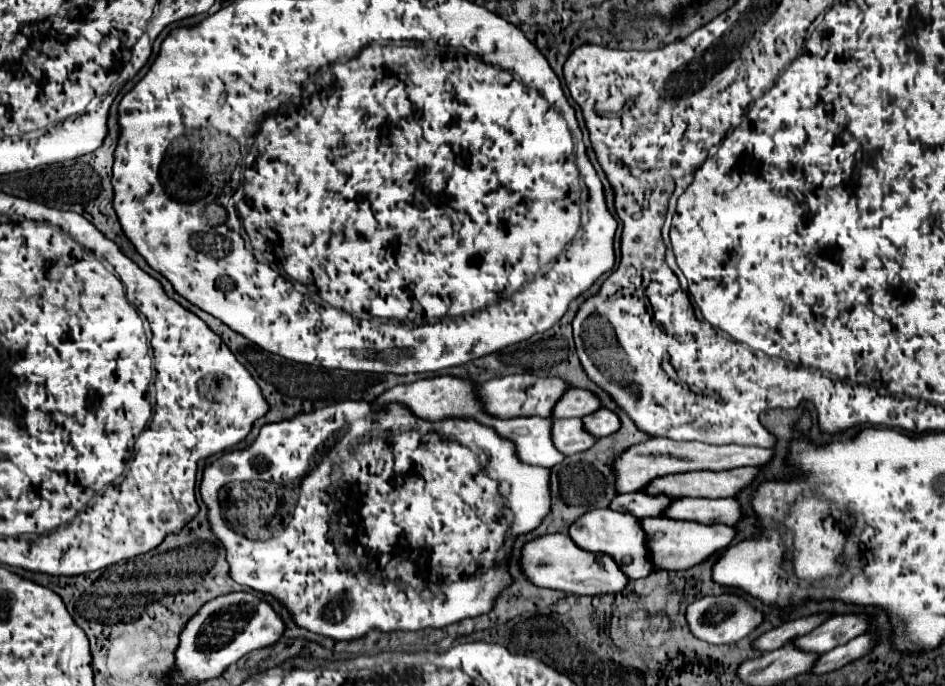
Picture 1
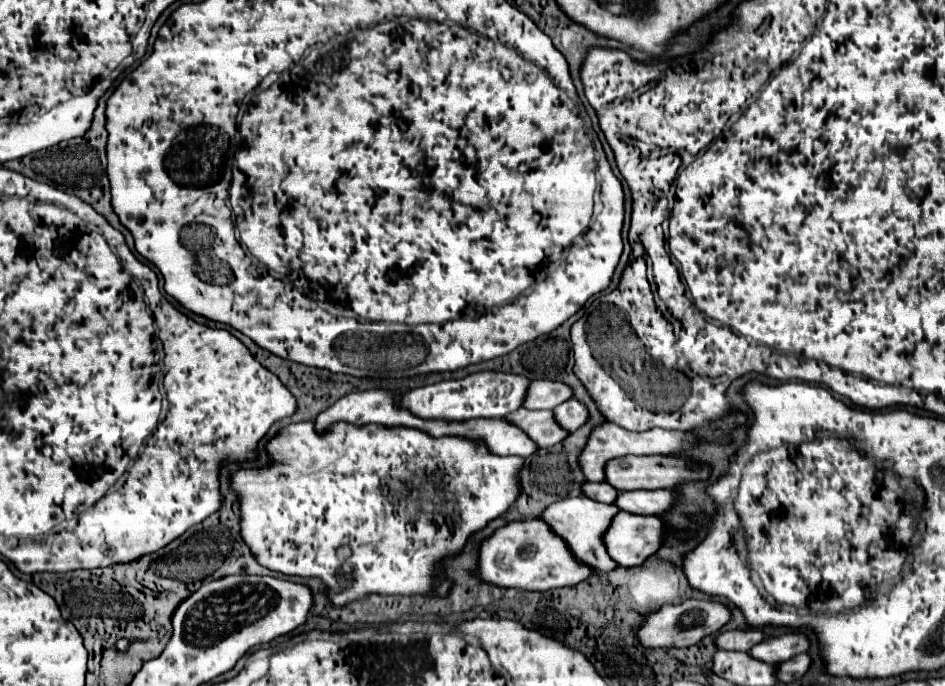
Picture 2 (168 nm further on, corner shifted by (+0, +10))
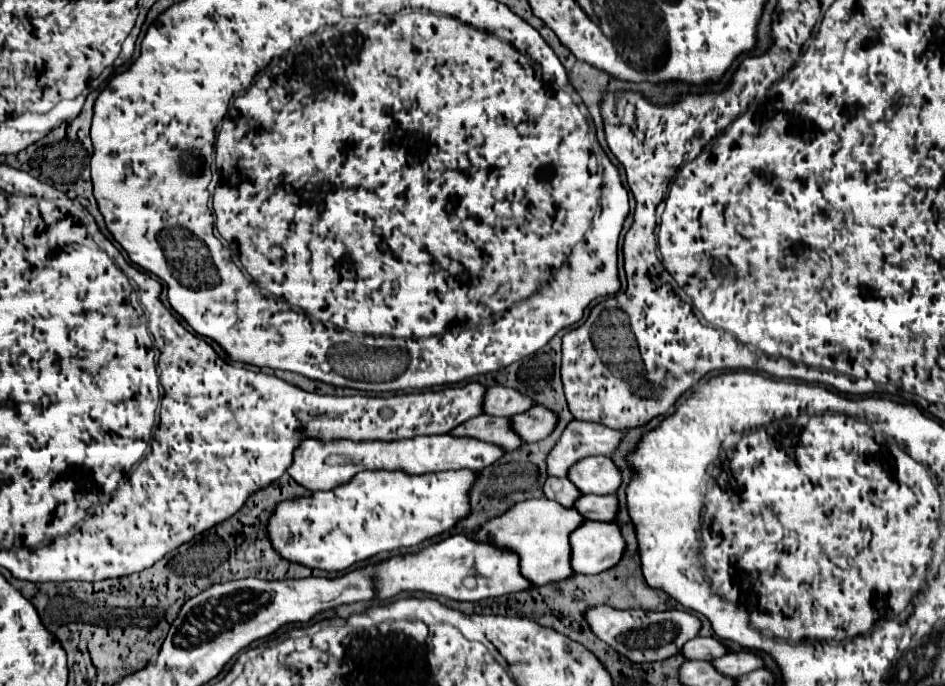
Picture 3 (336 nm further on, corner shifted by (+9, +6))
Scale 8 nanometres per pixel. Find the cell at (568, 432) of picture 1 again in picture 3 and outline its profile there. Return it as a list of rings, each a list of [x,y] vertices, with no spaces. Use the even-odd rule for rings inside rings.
[[[476,416],[464,424],[460,424],[458,428],[454,428],[450,434],[454,436],[472,436],[484,442],[494,442],[504,446],[506,450],[514,450],[520,448],[520,444],[524,444],[516,432],[512,432],[510,428],[512,424],[508,424],[508,418],[494,418],[494,416]]]

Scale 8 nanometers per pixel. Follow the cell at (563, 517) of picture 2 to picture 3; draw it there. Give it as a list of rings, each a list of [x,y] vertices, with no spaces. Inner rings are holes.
[[[536,498],[536,500],[526,500],[522,504],[516,504],[506,514],[486,522],[480,528],[480,532],[476,532],[476,538],[518,552],[522,574],[528,580],[532,580],[532,584],[542,586],[550,582],[568,580],[570,576],[574,576],[570,566],[570,556],[572,556],[570,534],[584,520],[586,518],[580,518],[580,512],[576,512],[576,508],[564,508],[554,500]]]

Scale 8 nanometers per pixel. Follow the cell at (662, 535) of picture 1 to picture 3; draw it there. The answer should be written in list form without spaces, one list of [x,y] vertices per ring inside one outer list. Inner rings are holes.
[[[586,520],[570,536],[572,568],[576,574],[600,574],[624,556],[624,536],[616,522]]]

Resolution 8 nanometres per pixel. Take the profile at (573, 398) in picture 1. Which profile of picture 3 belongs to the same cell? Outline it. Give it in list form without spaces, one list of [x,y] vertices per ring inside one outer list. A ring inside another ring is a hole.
[[[504,386],[488,388],[484,400],[484,412],[490,416],[512,418],[516,416],[516,412],[526,412],[532,406],[536,406],[534,400],[528,400],[528,396],[516,392],[514,388],[504,388]]]

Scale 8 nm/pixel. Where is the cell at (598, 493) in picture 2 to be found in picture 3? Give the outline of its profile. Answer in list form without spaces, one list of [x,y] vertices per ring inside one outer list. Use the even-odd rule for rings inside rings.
[[[548,478],[544,484],[544,494],[546,498],[562,504],[562,506],[574,506],[576,500],[582,496],[578,488],[568,478]]]

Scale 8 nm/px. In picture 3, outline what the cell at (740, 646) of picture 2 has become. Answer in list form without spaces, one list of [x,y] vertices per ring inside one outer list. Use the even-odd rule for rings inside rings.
[[[696,636],[692,642],[686,642],[682,648],[682,654],[686,656],[686,660],[716,660],[720,656],[724,656],[728,652],[726,644],[722,644],[722,640],[718,638],[702,638]]]

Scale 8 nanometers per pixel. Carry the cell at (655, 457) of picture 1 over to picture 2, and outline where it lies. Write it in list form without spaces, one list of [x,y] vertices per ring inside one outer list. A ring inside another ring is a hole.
[[[603,422],[591,430],[585,448],[579,452],[579,468],[589,482],[603,482],[605,476],[601,468],[605,466],[605,460],[625,456],[625,454],[663,454],[665,456],[677,450],[691,448],[691,442],[693,442],[693,436],[687,432],[675,432],[675,430],[663,430],[663,428],[653,428],[645,432],[629,432],[613,422]]]

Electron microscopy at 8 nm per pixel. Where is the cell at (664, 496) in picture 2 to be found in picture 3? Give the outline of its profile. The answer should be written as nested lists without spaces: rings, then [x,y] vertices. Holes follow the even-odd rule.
[[[586,494],[574,504],[574,508],[588,520],[612,522],[618,516],[618,498],[614,494],[608,494],[608,496]]]

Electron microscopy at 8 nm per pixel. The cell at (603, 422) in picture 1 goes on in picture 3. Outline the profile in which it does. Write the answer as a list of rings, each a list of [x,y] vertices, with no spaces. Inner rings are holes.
[[[536,406],[528,412],[516,414],[512,418],[512,428],[524,442],[536,442],[556,428],[556,414],[544,406]]]

